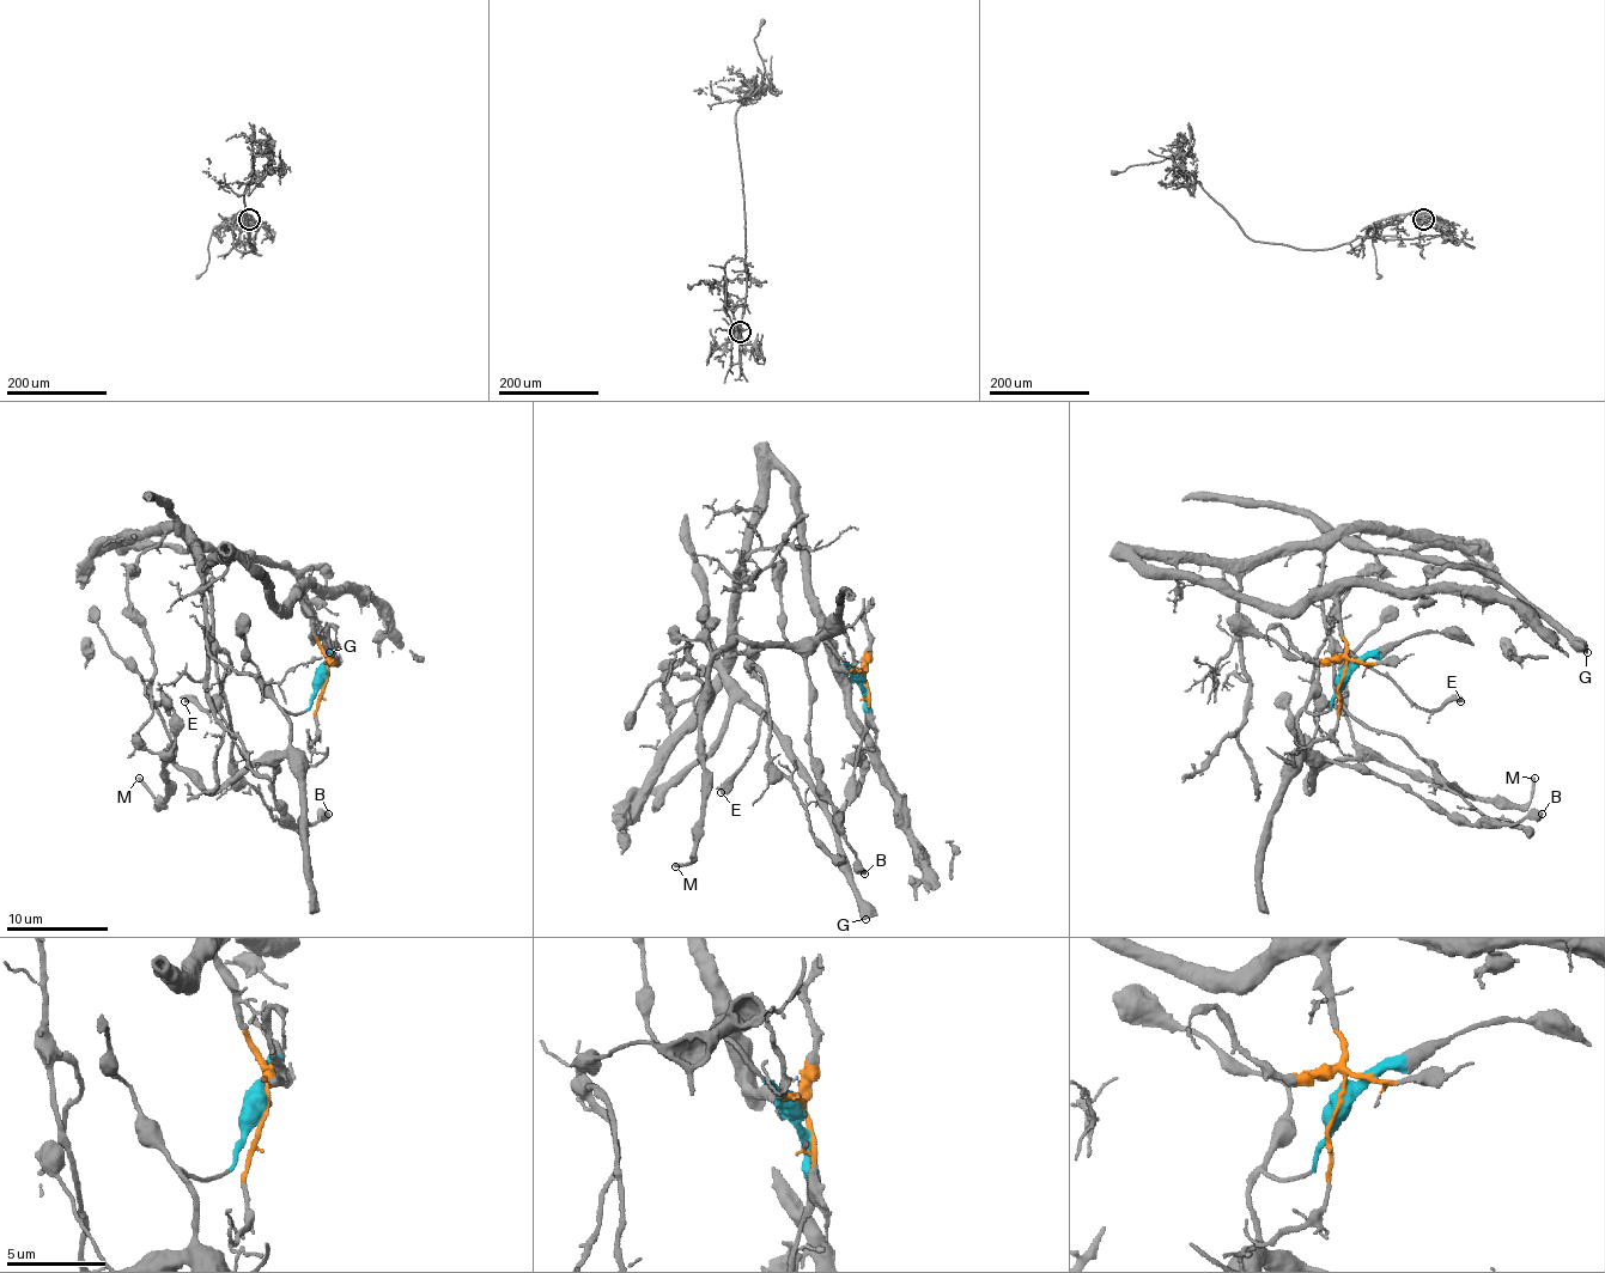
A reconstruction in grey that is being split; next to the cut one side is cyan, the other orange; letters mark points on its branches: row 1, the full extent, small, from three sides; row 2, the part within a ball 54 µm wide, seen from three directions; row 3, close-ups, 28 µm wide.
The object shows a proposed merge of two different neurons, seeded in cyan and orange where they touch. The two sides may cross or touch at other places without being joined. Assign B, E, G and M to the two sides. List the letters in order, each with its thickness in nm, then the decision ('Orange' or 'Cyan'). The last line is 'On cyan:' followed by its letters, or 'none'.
B: Thickness 550 nm. Cyan
E: Thickness 550 nm. Orange
G: Thickness 550 nm. Orange
M: Thickness 200 nm. Cyan
On cyan: B, M

